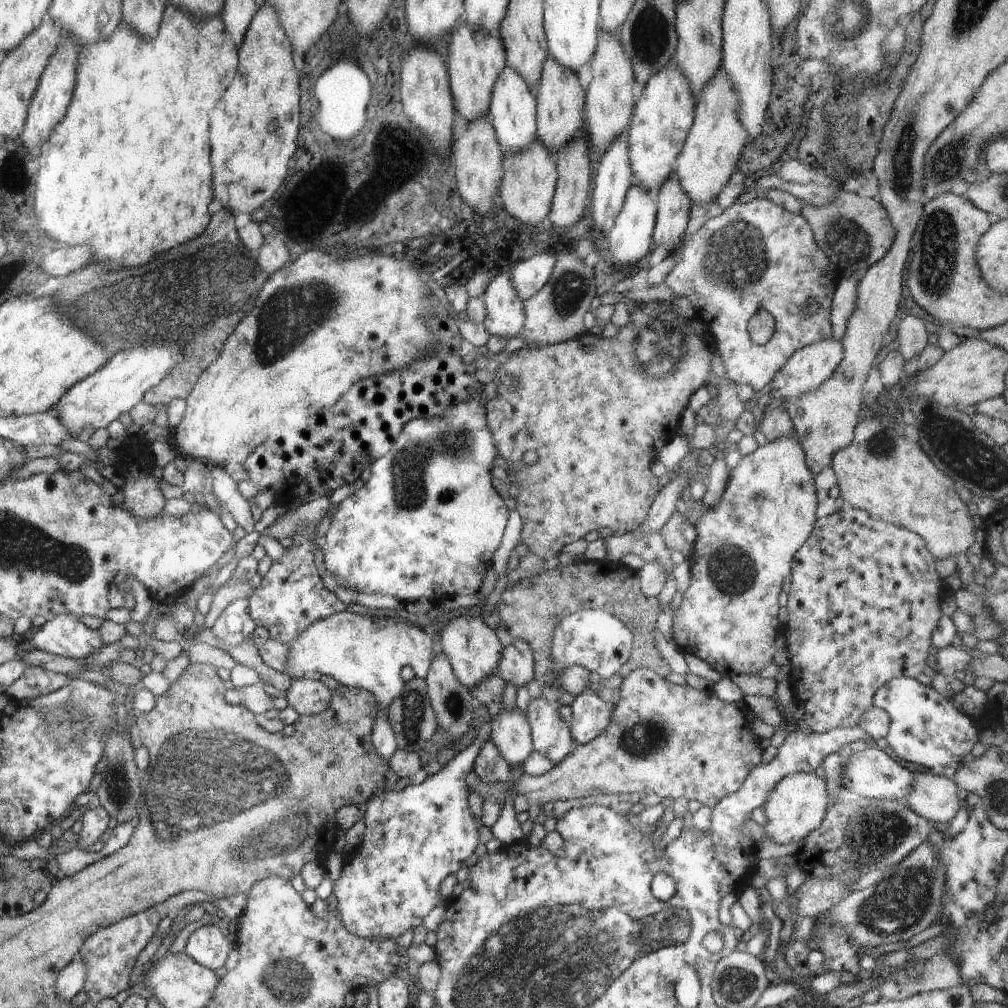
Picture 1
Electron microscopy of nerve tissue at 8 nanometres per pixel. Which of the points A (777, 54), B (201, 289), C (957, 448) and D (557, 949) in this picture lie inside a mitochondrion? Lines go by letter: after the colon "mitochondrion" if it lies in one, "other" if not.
A: other
B: mitochondrion
C: mitochondrion
D: mitochondrion

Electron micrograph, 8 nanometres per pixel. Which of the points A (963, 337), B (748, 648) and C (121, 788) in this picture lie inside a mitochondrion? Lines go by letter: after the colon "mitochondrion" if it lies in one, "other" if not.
A: other
B: other
C: mitochondrion

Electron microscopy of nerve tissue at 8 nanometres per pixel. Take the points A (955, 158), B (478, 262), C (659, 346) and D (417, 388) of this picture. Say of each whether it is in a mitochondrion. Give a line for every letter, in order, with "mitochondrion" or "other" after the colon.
A: mitochondrion
B: other
C: mitochondrion
D: other

